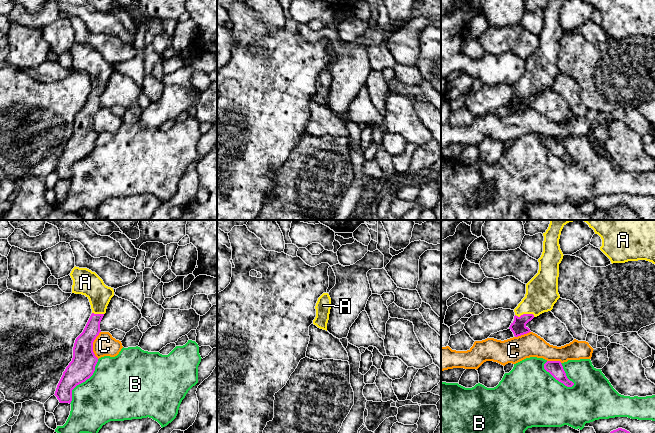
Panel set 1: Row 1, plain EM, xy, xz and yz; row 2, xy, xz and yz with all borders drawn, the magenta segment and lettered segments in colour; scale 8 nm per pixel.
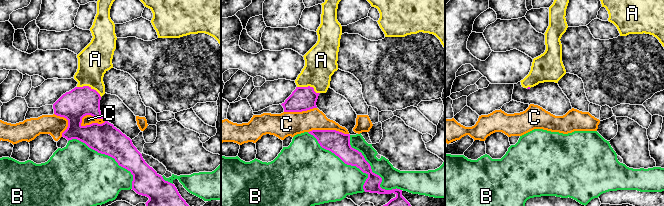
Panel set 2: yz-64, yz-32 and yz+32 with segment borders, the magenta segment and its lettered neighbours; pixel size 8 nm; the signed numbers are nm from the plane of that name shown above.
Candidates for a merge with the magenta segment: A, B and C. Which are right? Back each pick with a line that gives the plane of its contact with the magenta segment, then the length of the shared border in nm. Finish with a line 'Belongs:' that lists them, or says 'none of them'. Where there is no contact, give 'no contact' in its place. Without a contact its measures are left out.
A: yz | 160 nm
Belongs: A

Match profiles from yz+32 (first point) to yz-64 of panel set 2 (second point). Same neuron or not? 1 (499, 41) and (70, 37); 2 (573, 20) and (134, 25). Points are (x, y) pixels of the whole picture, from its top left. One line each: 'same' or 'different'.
1: same
2: different

